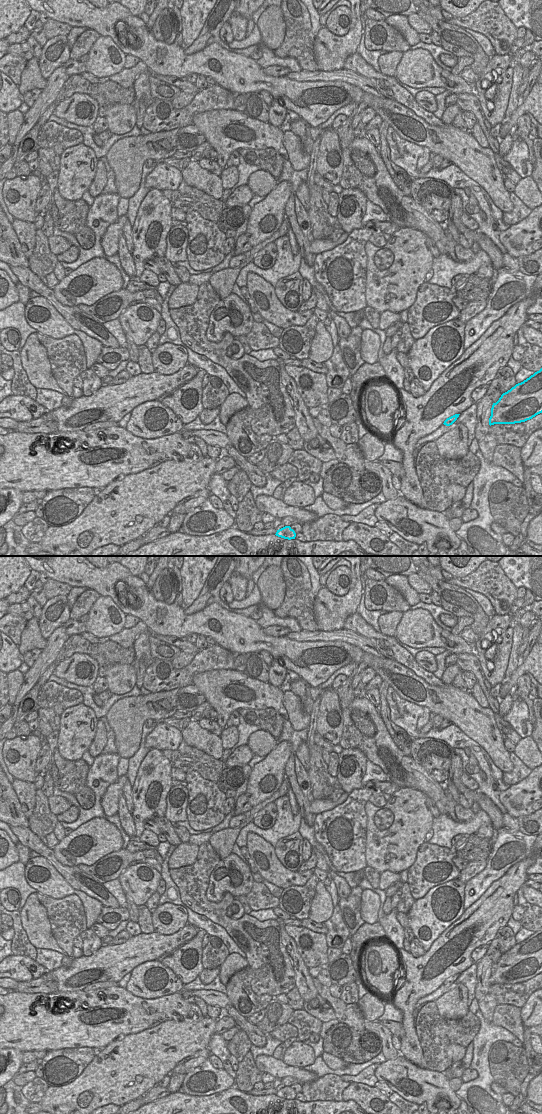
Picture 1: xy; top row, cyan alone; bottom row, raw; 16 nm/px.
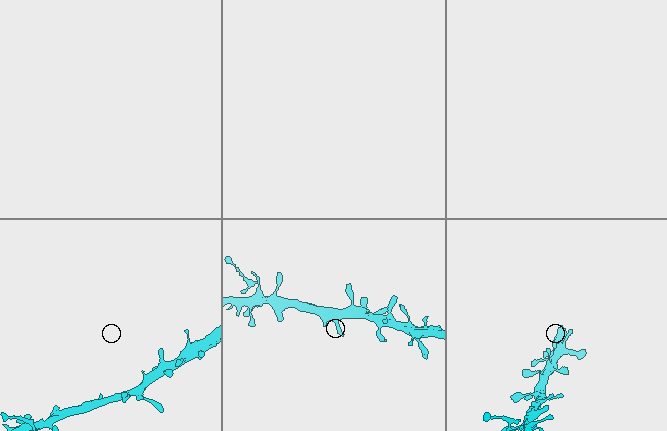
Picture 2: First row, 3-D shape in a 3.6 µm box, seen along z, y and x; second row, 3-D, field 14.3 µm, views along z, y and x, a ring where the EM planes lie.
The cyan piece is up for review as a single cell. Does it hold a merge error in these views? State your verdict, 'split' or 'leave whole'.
leave whole

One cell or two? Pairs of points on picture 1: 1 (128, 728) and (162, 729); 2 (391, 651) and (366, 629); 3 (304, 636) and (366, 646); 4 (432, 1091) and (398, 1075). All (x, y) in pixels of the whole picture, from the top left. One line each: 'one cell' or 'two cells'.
1: two cells
2: one cell
3: one cell
4: one cell

